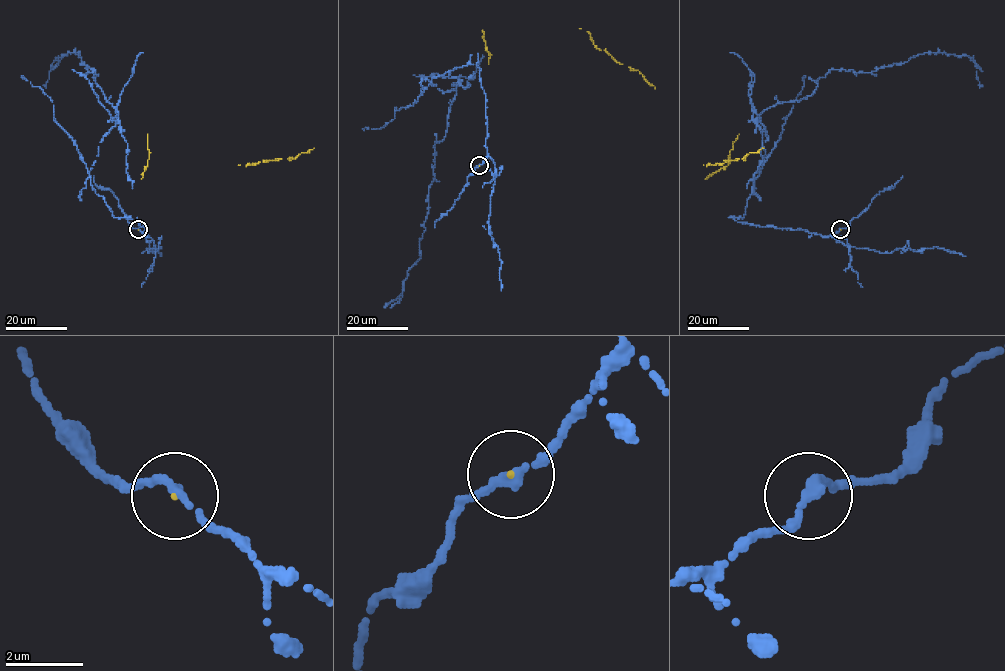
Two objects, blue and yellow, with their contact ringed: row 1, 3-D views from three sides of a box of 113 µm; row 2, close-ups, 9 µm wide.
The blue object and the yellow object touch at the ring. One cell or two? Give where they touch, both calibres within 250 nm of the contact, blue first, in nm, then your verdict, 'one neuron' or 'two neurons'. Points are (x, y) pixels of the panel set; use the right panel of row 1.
(840, 229) | 240/50 nm | two neurons

